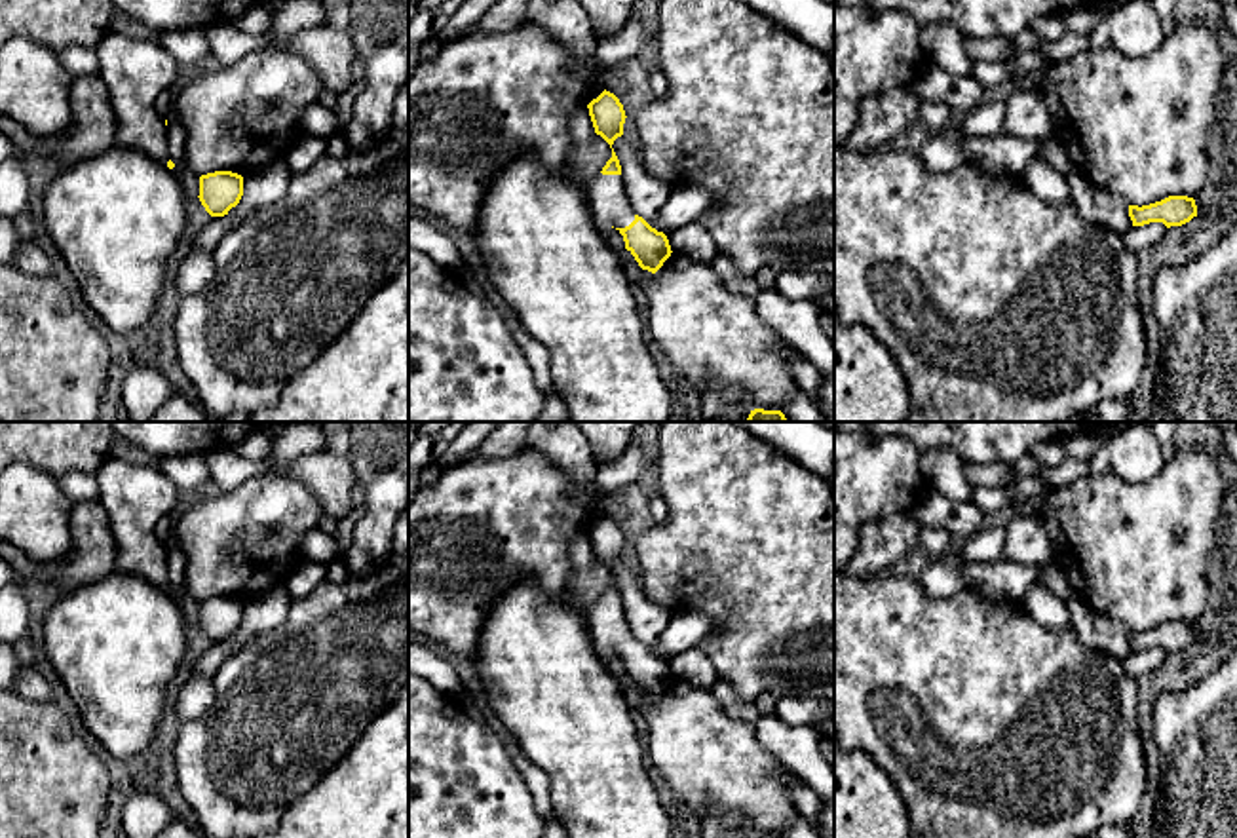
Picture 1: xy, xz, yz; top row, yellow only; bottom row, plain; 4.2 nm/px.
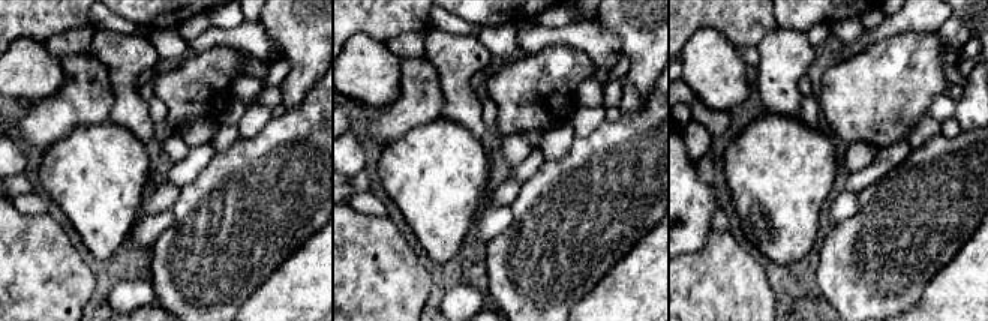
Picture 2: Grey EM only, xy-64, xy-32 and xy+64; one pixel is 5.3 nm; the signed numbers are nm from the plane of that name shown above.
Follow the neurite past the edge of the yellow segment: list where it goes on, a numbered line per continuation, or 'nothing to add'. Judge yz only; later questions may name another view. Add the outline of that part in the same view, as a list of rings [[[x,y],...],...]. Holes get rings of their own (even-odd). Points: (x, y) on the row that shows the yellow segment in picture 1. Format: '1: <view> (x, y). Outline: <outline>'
nothing to add

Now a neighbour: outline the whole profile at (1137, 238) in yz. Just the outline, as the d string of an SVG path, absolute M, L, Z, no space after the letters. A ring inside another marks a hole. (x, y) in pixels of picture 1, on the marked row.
M1163 222L1134 226L1123 234L1123 241L1129 251L1138 253L1140 249L1153 247L1167 230Z

